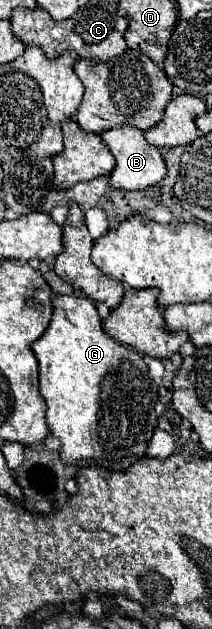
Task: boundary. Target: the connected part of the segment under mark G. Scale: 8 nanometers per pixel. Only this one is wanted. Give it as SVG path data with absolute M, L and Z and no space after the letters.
M52 297L52 317L46 333L32 343L32 351L40 369L40 393L46 399L46 421L50 431L60 439L62 461L72 463L80 459L110 461L114 469L124 469L130 463L142 459L148 449L158 415L154 405L158 401L158 385L154 383L148 367L138 351L110 339L102 329L102 317L90 297Z

